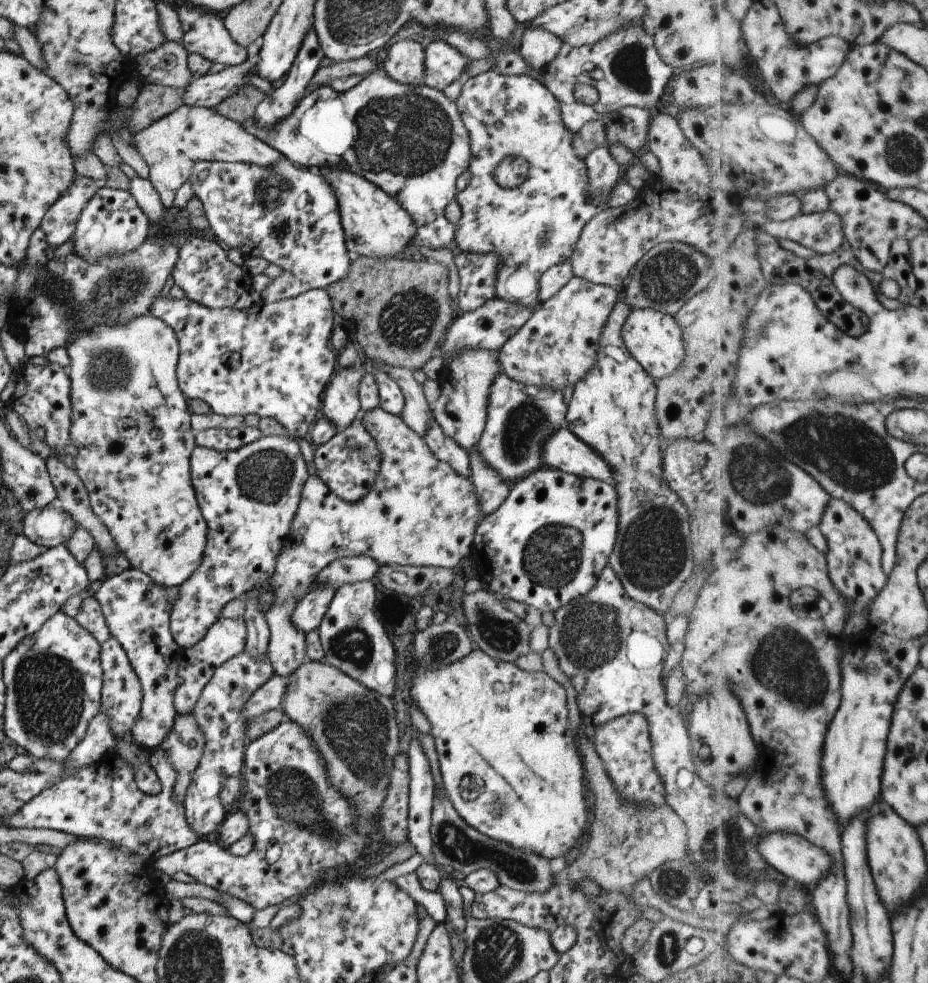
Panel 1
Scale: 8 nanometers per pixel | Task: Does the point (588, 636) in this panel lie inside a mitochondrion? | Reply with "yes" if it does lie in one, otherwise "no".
yes

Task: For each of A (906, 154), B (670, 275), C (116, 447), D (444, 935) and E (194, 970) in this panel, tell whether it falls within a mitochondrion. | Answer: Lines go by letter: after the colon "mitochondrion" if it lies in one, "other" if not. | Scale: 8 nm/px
A: mitochondrion
B: mitochondrion
C: other
D: other
E: mitochondrion

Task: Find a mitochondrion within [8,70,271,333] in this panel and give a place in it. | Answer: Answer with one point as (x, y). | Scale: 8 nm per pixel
(117, 289)

